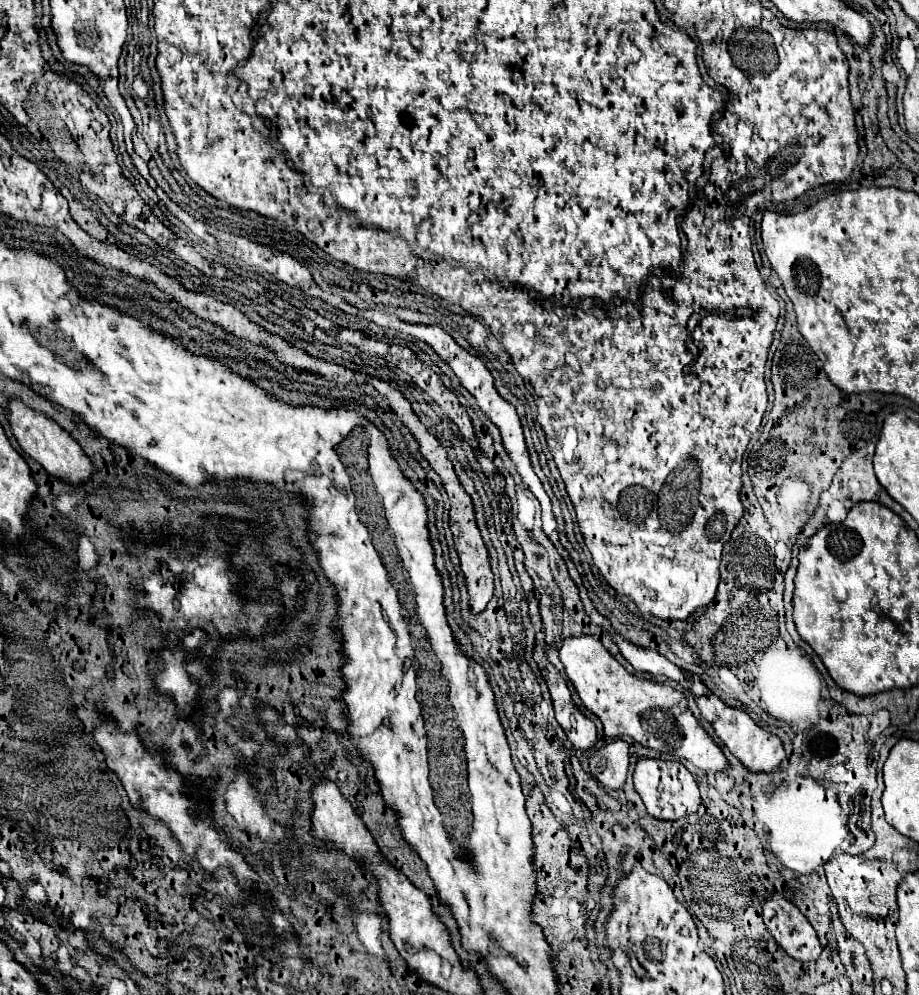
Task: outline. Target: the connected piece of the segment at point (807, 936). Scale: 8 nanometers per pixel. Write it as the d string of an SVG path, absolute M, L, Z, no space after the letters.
M774 894L764 902L764 924L786 954L794 960L818 960L822 948L816 930L808 918L782 894Z

